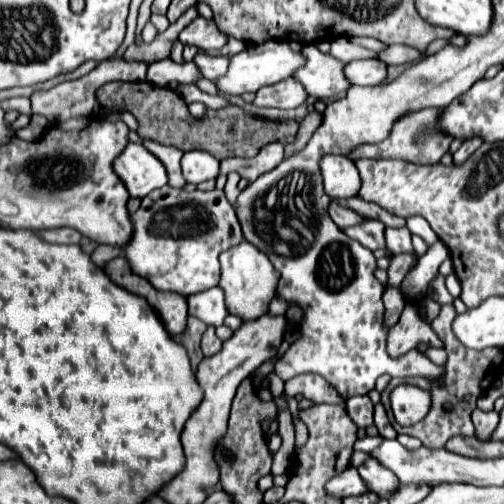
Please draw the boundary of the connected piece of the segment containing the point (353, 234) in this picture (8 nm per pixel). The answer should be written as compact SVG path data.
M365 218L363 222L345 228L345 234L353 240L359 240L363 246L377 250L377 248L385 248L385 238L383 238L383 230L385 224L373 218Z

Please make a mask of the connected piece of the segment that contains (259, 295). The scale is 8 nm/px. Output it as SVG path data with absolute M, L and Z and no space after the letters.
M241 240L237 246L231 246L221 256L221 288L227 292L227 304L231 304L231 314L241 316L243 320L255 320L267 312L269 300L275 296L279 274L269 264L265 252L253 246L247 240Z

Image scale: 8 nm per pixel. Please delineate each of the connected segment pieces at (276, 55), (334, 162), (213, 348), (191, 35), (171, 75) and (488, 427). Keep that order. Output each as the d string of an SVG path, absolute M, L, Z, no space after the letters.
M267 40L255 48L247 48L229 58L227 74L215 80L217 94L241 96L245 92L257 92L267 84L275 84L277 80L289 78L295 72L295 68L299 68L299 64L303 64L303 58L299 56L299 52L293 52L285 40Z
M325 154L319 162L319 170L323 176L325 192L331 198L357 196L361 188L361 178L359 178L355 164L347 156Z
M209 326L207 332L203 334L203 340L201 340L201 350L203 350L203 354L205 354L205 356L213 356L213 354L217 354L217 352L221 350L221 344L223 344L223 342L217 338L215 328Z
M197 16L181 34L179 40L183 44L189 46L197 46L199 50L211 52L211 50L219 50L225 46L227 42L227 34L221 34L217 24L213 20L205 20L201 16Z
M171 58L157 60L157 62L149 64L149 70L147 70L147 82L157 84L157 86L167 86L169 82L179 82L179 84L189 82L189 84L193 84L197 78L201 78L201 76L199 76L193 62L177 64Z
M475 410L473 412L473 424L475 424L475 436L479 440L487 440L487 436L491 436L491 432L497 428L499 424L499 414L495 410L491 412L483 412L483 410Z

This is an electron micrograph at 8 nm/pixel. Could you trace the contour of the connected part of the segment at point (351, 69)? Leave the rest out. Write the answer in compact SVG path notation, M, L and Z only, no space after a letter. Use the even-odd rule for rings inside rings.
M377 58L351 60L343 66L343 72L351 86L377 86L387 76L387 66Z

